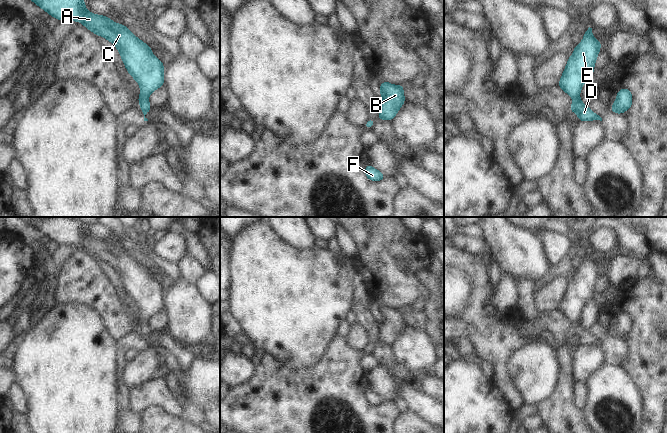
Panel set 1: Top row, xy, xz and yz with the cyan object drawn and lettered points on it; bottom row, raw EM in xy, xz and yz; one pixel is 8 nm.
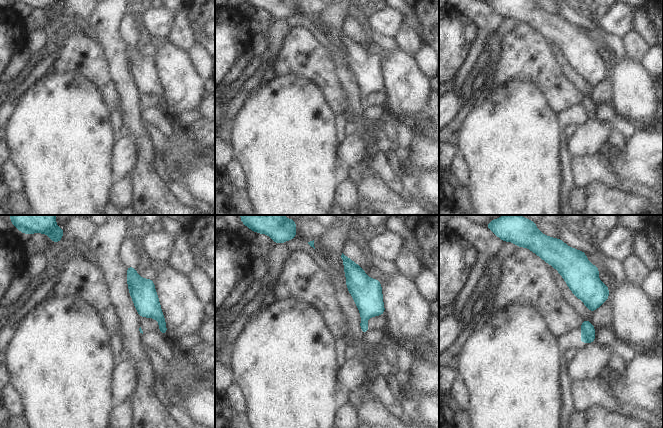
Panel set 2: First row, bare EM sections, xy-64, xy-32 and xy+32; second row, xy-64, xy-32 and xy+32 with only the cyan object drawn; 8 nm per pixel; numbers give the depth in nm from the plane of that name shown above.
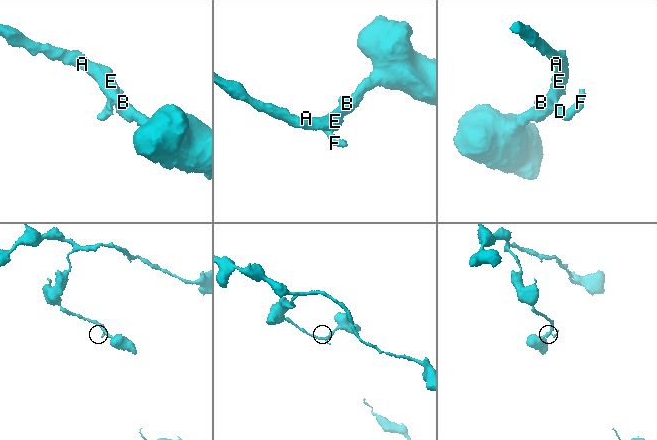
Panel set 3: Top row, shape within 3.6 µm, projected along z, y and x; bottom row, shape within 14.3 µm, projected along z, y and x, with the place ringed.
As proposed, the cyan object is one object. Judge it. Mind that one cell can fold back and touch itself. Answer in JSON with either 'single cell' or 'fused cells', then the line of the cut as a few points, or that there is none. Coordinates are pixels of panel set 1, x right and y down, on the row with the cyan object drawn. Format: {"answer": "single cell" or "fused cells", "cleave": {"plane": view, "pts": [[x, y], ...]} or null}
{"answer": "single cell", "cleave": null}

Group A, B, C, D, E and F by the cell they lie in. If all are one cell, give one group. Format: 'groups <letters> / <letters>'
groups A B C D E F

